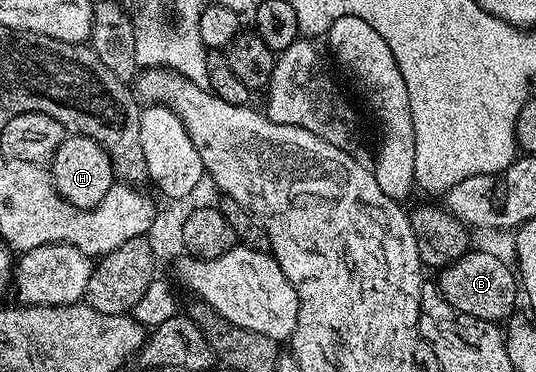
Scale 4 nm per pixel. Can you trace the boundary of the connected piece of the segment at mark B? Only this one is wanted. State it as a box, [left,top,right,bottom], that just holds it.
[440,250,519,321]

